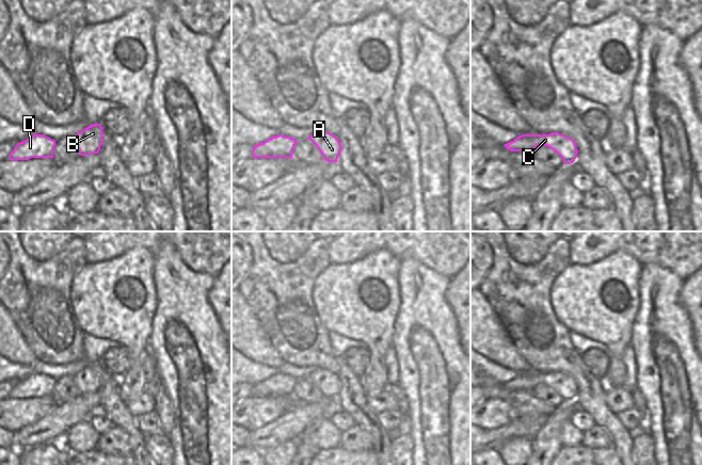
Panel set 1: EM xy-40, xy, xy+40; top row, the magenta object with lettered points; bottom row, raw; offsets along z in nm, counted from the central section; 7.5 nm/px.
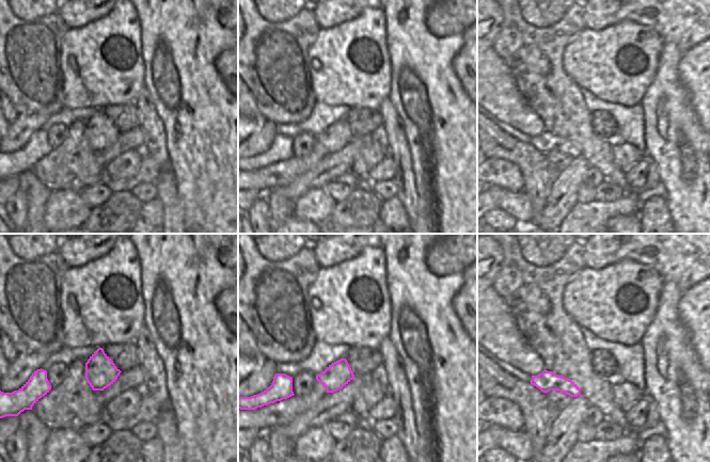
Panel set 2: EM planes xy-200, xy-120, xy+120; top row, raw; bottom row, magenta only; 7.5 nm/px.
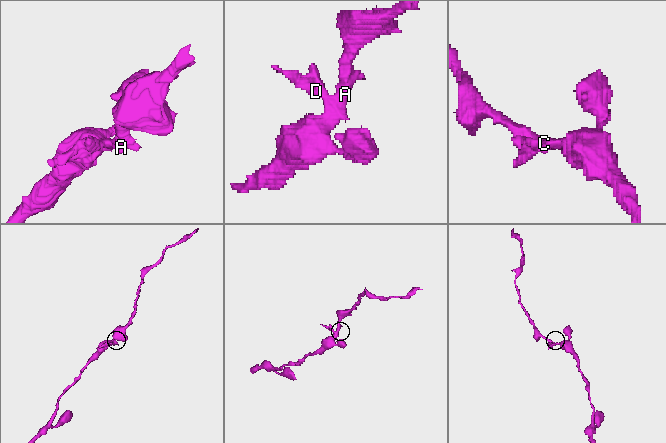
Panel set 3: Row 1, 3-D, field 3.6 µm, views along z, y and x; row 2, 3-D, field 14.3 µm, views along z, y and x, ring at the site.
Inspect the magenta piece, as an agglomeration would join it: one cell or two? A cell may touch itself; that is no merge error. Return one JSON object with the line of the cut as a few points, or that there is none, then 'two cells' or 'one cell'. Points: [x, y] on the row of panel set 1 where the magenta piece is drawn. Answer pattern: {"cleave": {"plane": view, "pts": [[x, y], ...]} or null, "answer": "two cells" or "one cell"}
{"cleave": {"plane": "xy+40", "pts": [[521, 135], [524, 135], [533, 148]]}, "answer": "two cells"}

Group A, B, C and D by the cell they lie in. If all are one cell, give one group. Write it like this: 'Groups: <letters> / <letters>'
Groups: A B C / D.

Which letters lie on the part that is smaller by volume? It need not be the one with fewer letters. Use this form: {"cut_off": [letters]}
{"cut_off": ["D"]}

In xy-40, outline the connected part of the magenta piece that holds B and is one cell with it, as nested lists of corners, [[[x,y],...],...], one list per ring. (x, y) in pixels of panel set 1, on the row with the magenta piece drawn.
[[[93,124],[73,138],[81,156],[98,154],[102,144],[102,127],[100,124]]]

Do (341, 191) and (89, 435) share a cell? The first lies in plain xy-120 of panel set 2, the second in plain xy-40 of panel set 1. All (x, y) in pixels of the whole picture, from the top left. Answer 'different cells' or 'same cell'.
different cells

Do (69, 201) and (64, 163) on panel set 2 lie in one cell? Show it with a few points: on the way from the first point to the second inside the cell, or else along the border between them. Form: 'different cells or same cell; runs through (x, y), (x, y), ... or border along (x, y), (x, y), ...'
different cells; border along (78, 191), (57, 190), (51, 192)

